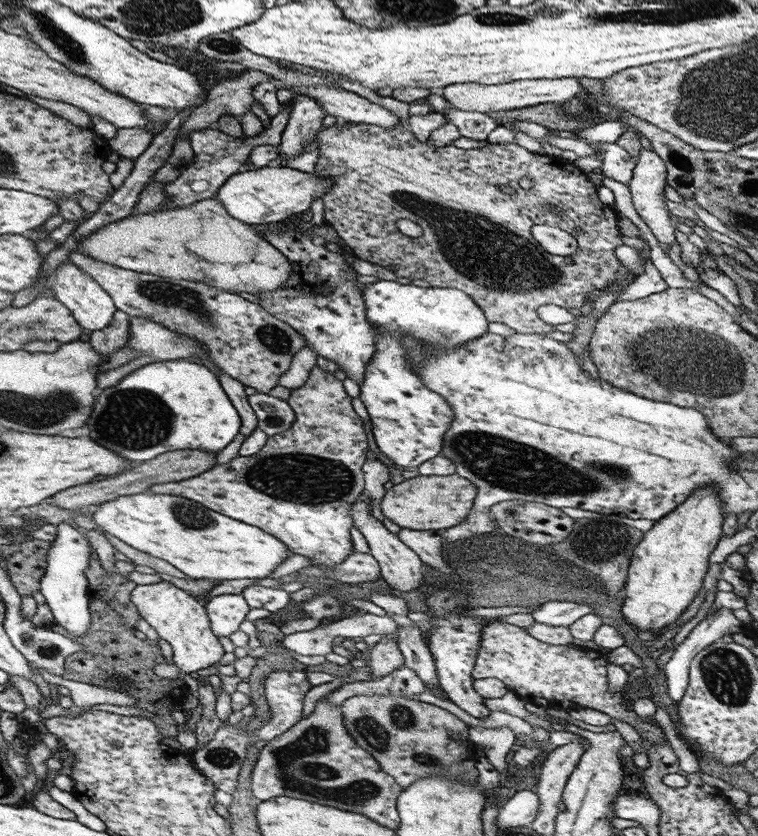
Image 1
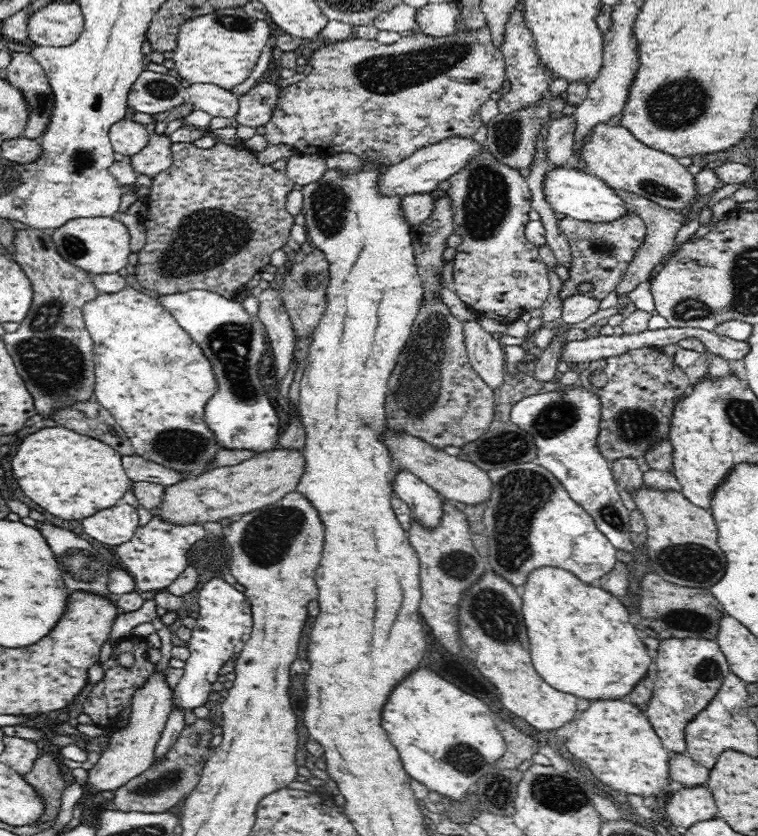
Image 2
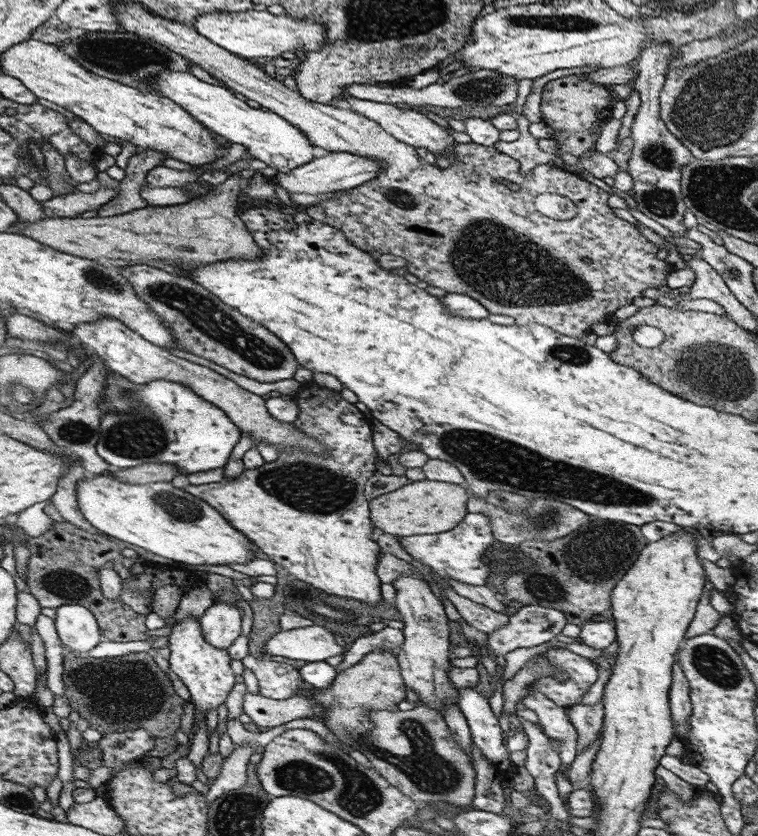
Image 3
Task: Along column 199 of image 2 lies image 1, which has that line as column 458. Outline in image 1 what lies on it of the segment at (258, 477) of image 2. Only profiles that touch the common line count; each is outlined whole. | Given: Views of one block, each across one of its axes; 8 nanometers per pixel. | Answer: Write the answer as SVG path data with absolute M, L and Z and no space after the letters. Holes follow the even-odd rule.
M458 474L450 476L410 476L385 492L380 508L382 514L401 529L438 532L456 527L472 510L478 488Z

